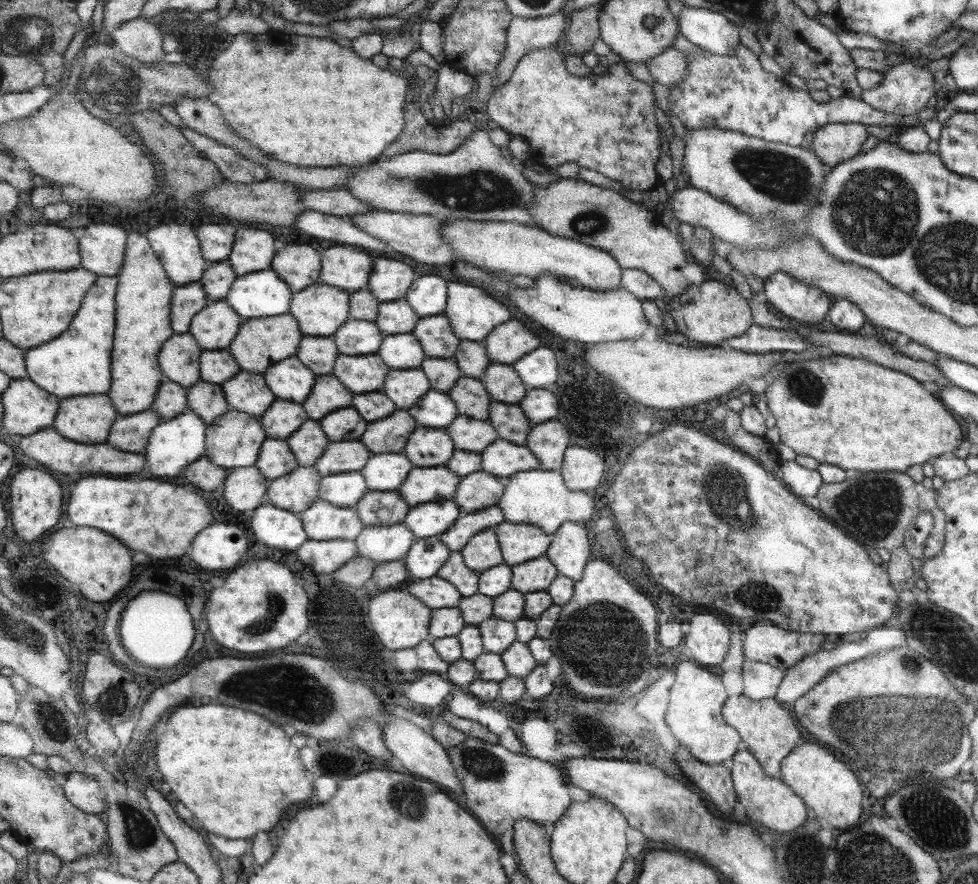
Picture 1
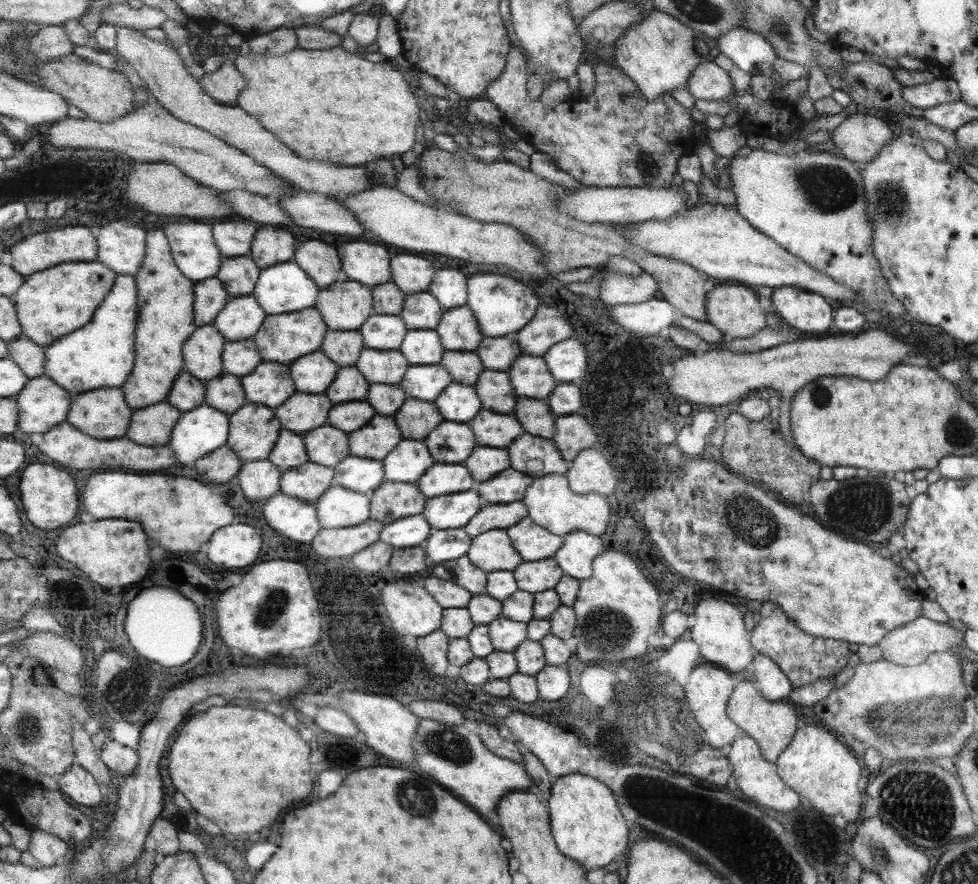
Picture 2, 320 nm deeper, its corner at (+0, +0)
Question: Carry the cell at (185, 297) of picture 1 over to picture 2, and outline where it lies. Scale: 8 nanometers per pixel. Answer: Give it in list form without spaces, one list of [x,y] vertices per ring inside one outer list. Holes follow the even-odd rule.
[[[214,277],[197,283],[195,322],[199,327],[213,325],[230,300],[231,294],[219,278]]]

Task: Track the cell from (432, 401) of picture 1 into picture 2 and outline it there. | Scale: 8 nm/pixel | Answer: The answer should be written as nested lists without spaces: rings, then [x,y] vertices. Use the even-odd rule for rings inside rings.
[[[452,383],[434,401],[445,421],[468,423],[483,408],[474,386]]]

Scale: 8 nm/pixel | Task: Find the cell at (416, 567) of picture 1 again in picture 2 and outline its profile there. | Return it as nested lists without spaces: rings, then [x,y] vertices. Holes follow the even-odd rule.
[[[463,527],[447,530],[433,529],[423,549],[427,560],[434,564],[465,556],[471,545],[472,537],[463,530]]]

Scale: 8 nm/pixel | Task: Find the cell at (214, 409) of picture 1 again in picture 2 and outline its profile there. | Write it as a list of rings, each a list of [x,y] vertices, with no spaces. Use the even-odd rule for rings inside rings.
[[[224,372],[220,377],[206,382],[206,385],[206,402],[221,412],[235,414],[249,402],[242,377],[237,375]]]

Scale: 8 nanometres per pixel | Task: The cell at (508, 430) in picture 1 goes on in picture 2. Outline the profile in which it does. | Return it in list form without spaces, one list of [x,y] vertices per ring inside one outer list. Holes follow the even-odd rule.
[[[516,397],[516,408],[511,416],[520,422],[527,434],[550,440],[556,436],[556,416],[545,400]]]

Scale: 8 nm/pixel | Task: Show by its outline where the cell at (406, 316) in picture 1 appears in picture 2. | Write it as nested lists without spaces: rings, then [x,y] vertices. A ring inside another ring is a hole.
[[[427,291],[404,297],[404,306],[399,316],[408,330],[431,330],[440,321],[445,310]]]

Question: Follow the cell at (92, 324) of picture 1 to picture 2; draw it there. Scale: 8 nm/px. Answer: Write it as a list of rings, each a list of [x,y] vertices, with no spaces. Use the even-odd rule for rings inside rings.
[[[118,275],[116,286],[109,298],[97,309],[93,320],[83,328],[73,331],[45,347],[46,376],[60,383],[71,395],[79,396],[97,388],[121,388],[133,374],[137,352],[135,334],[140,302],[137,280],[133,276]]]

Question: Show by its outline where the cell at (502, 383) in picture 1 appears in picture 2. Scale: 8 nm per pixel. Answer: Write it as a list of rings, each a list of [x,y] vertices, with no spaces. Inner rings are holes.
[[[521,354],[508,370],[517,397],[545,400],[556,388],[556,378],[541,357]]]

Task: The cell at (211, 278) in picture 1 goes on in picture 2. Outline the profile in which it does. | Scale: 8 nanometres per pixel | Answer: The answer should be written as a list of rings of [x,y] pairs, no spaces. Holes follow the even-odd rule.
[[[250,255],[226,257],[219,278],[225,288],[230,292],[231,298],[237,296],[253,295],[259,283],[262,268]]]

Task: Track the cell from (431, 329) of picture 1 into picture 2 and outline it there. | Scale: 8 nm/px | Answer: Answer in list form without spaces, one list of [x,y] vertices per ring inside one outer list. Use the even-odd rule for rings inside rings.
[[[467,305],[445,310],[434,329],[445,351],[475,352],[484,337],[476,315]]]

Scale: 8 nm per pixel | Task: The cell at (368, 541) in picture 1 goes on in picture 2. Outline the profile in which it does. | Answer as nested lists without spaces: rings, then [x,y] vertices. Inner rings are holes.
[[[415,513],[413,516],[403,517],[384,525],[377,540],[395,549],[423,547],[432,530],[428,519],[422,513]]]

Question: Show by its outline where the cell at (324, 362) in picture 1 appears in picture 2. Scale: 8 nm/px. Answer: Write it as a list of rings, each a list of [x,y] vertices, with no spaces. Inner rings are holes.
[[[329,329],[321,350],[343,368],[355,367],[365,347],[361,332]]]

